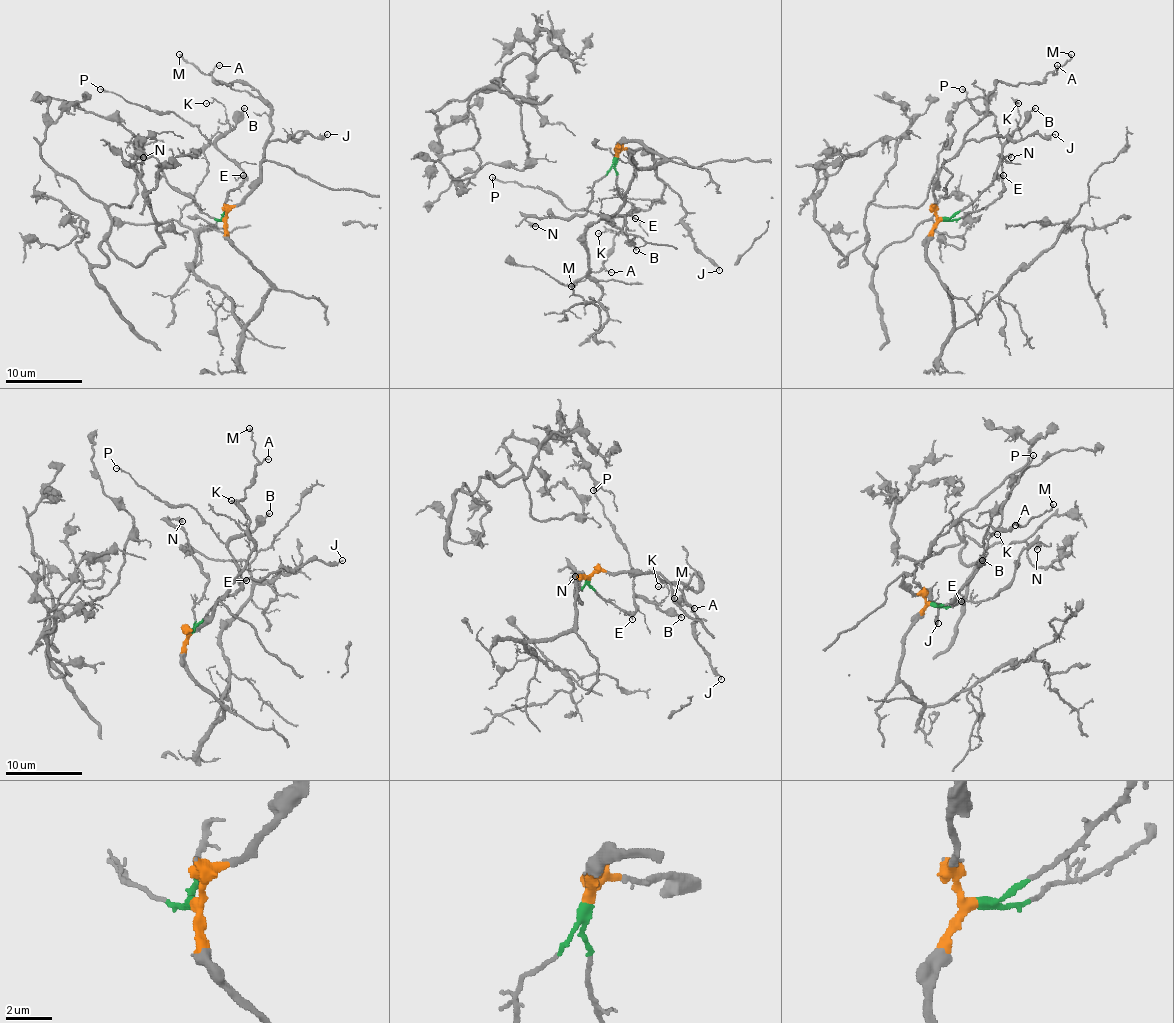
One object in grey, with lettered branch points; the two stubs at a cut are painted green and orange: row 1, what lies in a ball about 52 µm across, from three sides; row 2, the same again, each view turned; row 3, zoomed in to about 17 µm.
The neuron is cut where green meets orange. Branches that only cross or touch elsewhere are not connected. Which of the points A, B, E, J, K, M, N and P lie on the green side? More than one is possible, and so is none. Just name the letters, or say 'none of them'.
B, E, K, N, P

